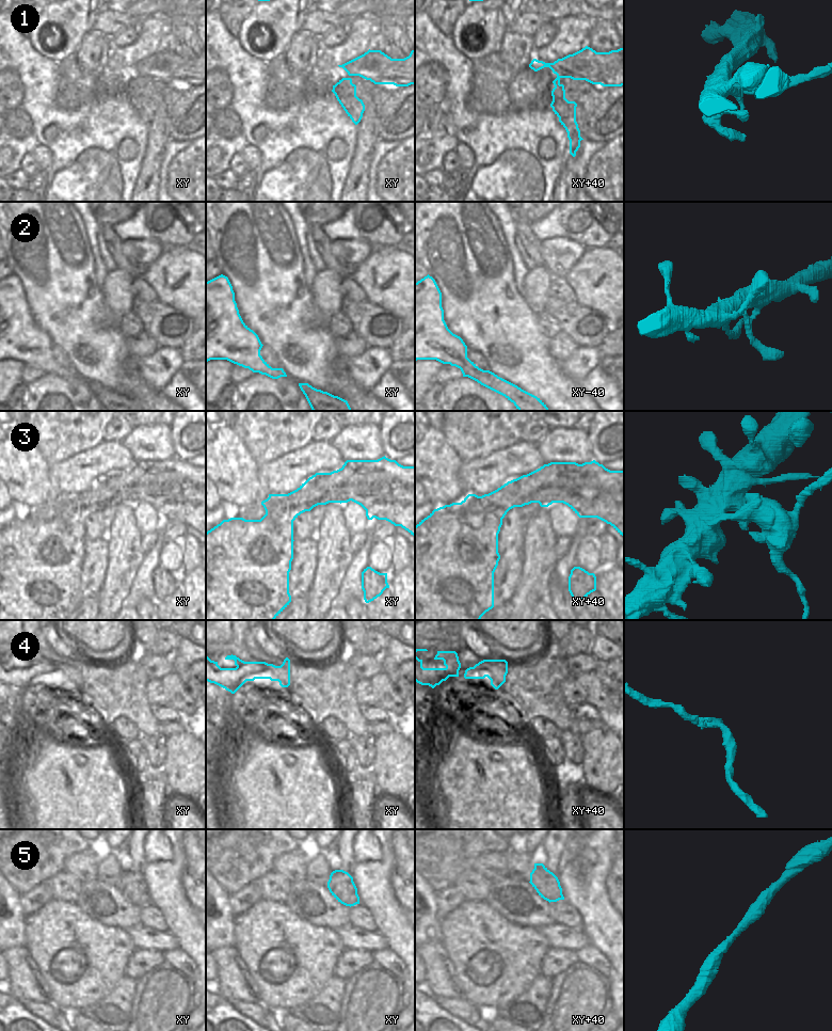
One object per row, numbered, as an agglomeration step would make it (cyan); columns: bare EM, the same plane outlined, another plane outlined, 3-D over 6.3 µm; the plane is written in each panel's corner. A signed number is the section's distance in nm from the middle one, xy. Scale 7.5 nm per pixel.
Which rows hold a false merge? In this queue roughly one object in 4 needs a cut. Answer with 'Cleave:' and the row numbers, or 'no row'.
Cleave: 1, 2, 3

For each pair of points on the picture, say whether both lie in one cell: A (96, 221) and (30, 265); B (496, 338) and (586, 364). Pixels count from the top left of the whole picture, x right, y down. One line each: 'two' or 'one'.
A: two
B: two

